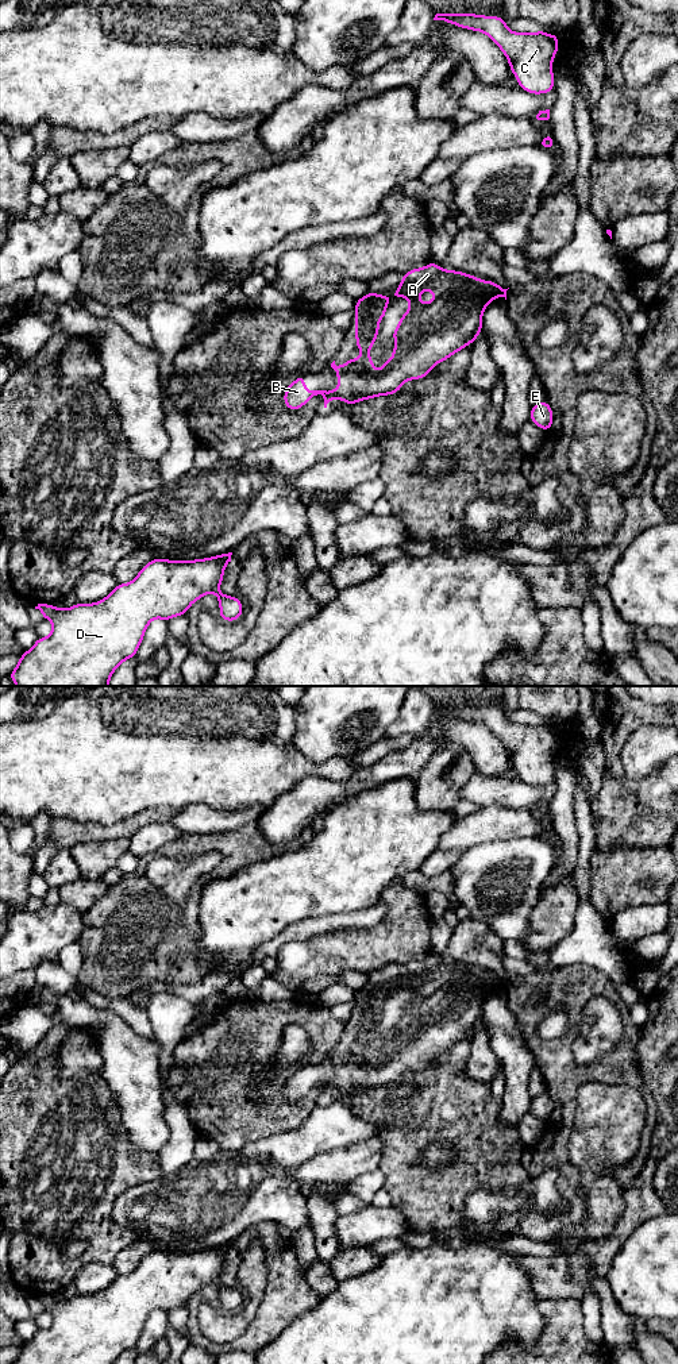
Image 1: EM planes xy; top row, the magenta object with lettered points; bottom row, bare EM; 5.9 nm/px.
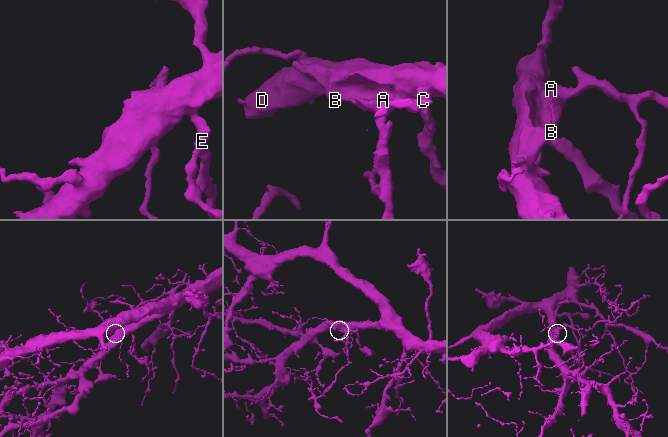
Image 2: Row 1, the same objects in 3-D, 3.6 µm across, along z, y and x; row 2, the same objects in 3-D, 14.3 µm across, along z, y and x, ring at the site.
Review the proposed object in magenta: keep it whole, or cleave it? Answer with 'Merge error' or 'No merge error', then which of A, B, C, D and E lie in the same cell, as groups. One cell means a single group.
No merge error. Groups: A B C D E

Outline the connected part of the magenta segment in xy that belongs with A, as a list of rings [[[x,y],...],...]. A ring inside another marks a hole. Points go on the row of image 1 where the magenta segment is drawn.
[[[435,262],[407,271],[390,297],[370,292],[357,300],[354,338],[362,355],[342,366],[336,366],[335,361],[331,363],[338,375],[338,389],[307,390],[305,375],[300,375],[285,389],[285,406],[297,411],[317,394],[324,397],[327,408],[334,398],[351,406],[398,393],[404,382],[427,377],[439,362],[471,346],[481,336],[485,308],[494,298],[506,300],[506,290],[497,282],[444,270]],[[427,289],[434,292],[428,304],[417,298]],[[396,297],[408,298],[409,309],[400,317],[396,331],[389,334],[396,346],[390,359],[382,362],[382,370],[377,371],[369,351],[378,336],[378,323],[385,317],[389,301]]]

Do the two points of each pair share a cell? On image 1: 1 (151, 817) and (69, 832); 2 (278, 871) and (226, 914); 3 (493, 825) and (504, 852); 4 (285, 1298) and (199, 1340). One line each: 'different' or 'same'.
1: same
2: same
3: different
4: same

